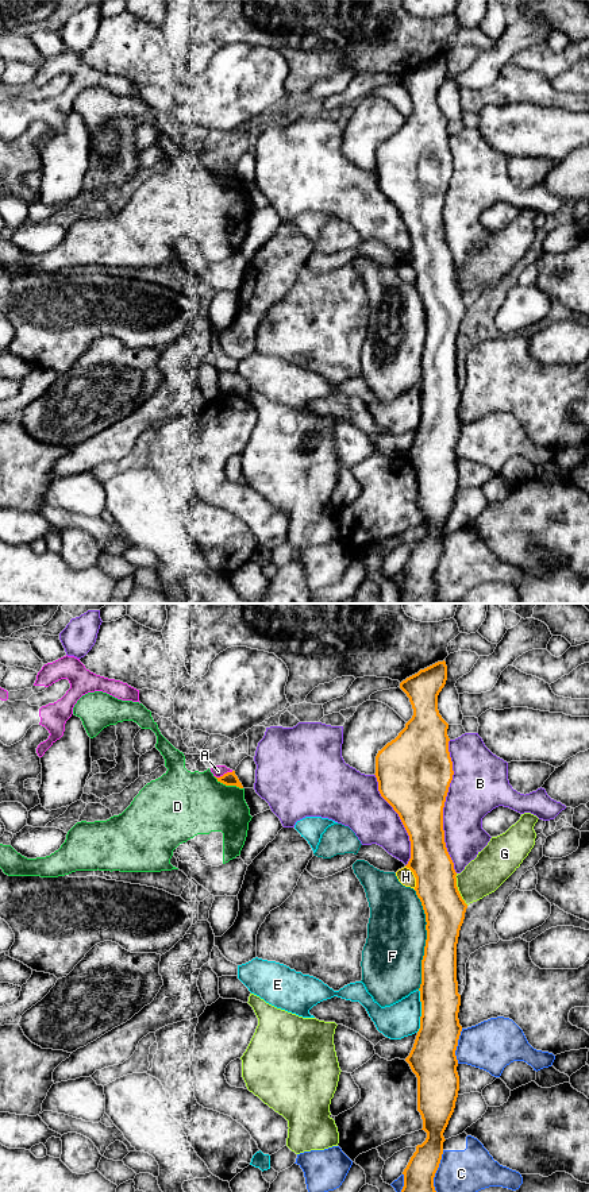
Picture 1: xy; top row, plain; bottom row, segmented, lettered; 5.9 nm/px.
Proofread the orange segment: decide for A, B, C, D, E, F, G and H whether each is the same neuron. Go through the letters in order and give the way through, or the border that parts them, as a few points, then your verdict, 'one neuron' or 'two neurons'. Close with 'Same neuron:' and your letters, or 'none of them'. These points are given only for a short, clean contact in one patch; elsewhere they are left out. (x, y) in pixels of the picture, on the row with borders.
A: border along xy (233, 771), (215, 776); two neurons
B: two neurons
C: two neurons
D: two neurons
E: two neurons
F: two neurons
G: two neurons
H: two neurons
Same neuron: none of them

